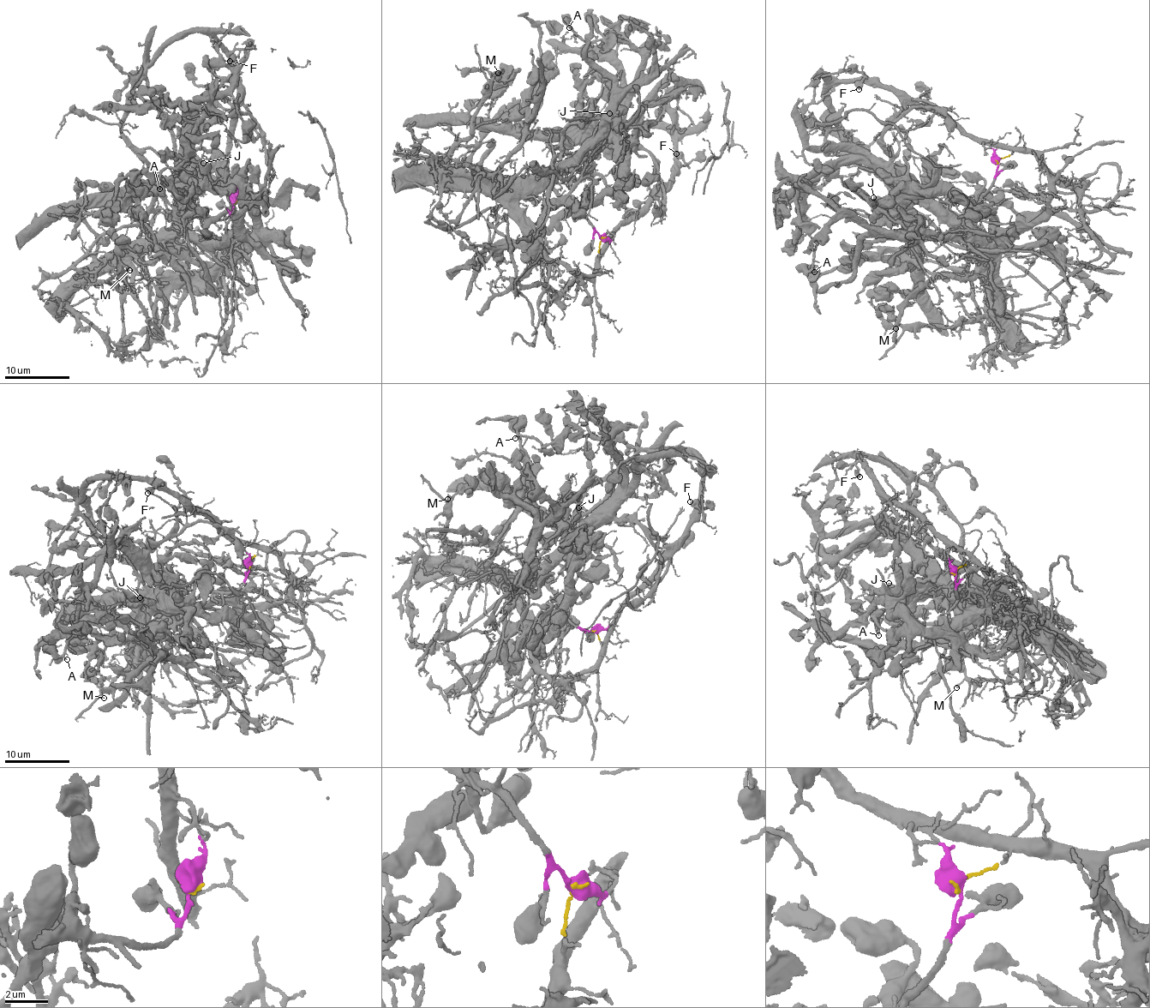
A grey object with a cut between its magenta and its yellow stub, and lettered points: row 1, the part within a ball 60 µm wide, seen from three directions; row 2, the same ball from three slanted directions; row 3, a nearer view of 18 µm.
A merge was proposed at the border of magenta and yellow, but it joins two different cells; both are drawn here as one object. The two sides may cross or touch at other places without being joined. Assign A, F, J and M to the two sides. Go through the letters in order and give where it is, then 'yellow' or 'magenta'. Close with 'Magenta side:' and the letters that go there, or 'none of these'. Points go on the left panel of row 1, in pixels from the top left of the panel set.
A: at (159, 188); magenta
F: at (230, 61); yellow
J: at (203, 163); magenta
M: at (129, 270); magenta
Magenta side: A, J, M

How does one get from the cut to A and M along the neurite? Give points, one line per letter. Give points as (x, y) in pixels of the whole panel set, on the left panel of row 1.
A: (233, 202), (220, 219), (181, 219), (172, 204), (188, 104), (206, 115), (182, 163), (161, 171), (160, 188)
M: (233, 202), (220, 219), (195, 215), (90, 278), (118, 289), (120, 266), (130, 269)

